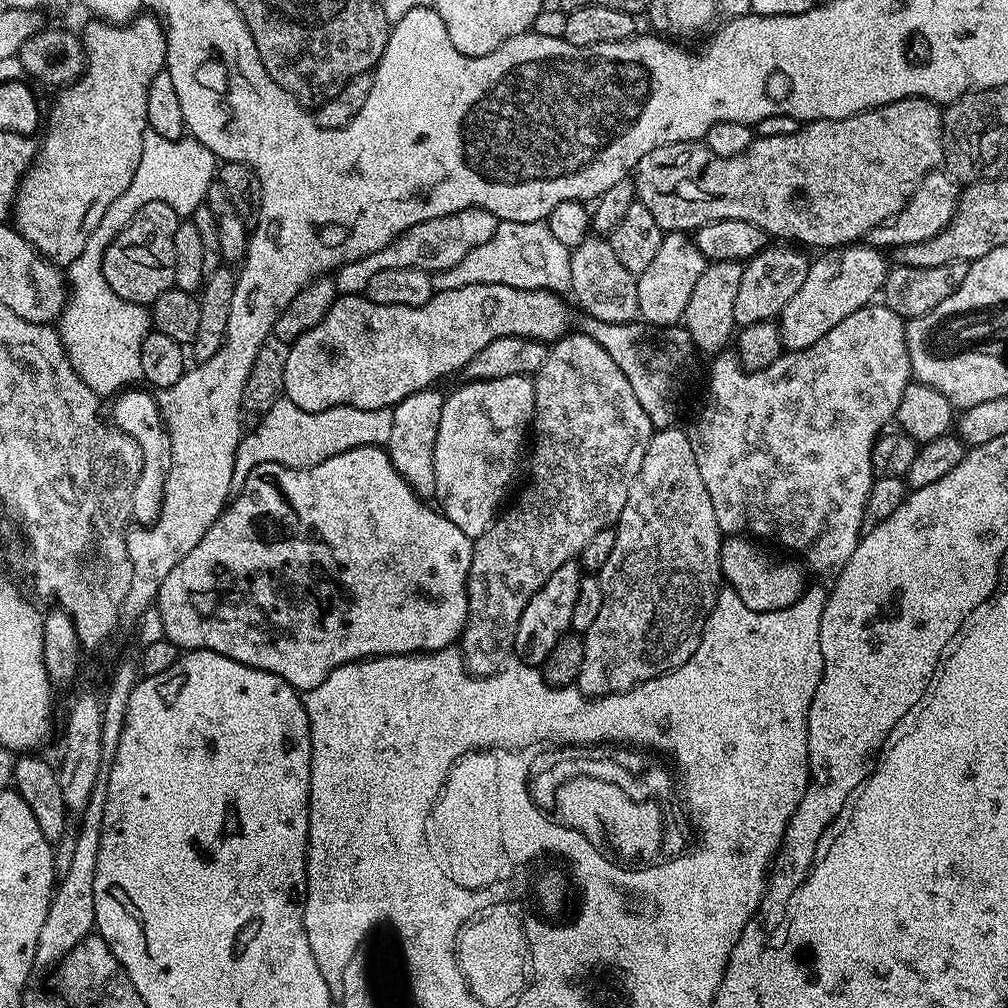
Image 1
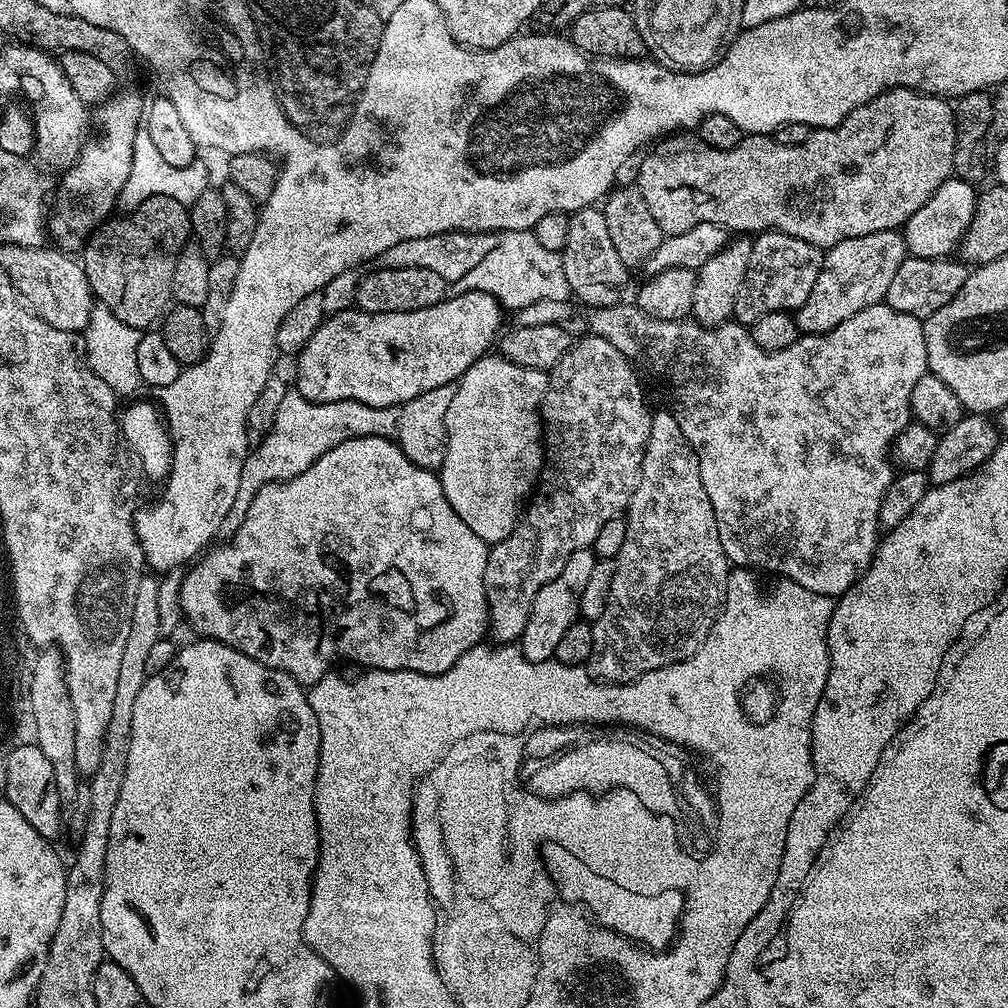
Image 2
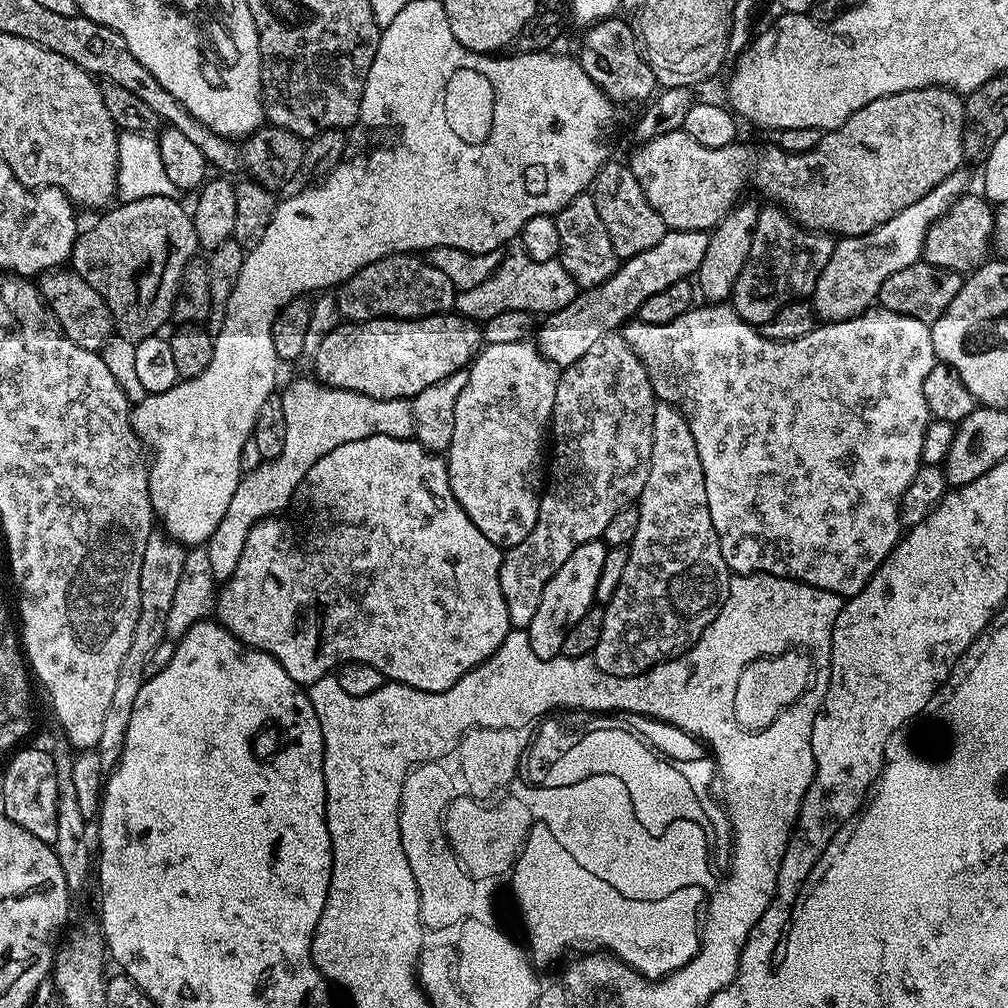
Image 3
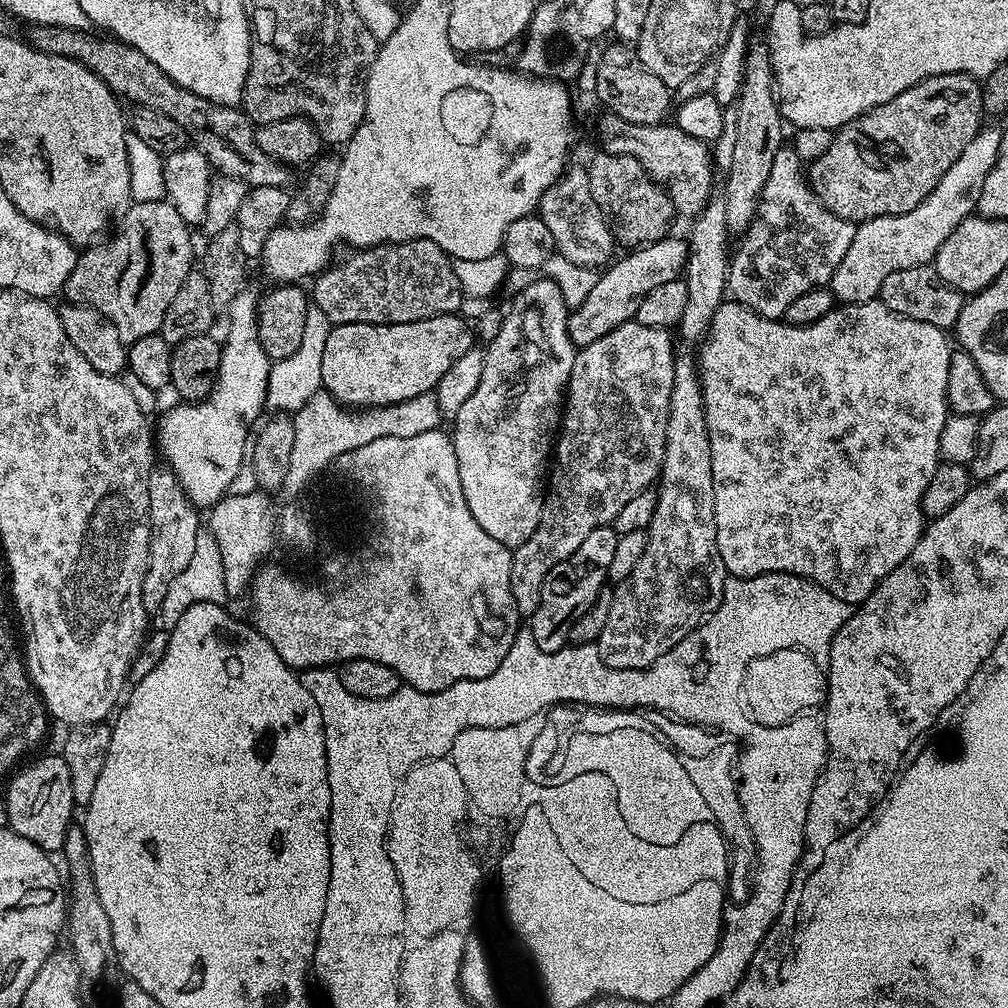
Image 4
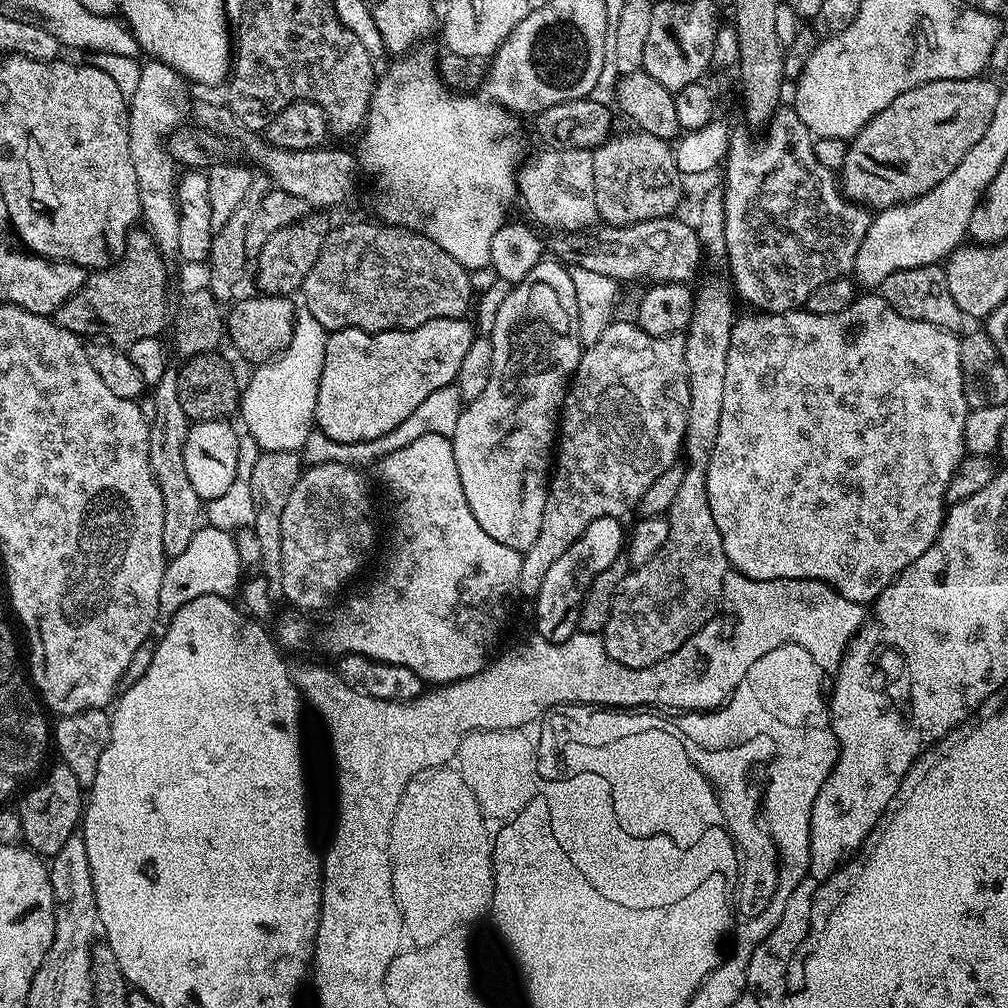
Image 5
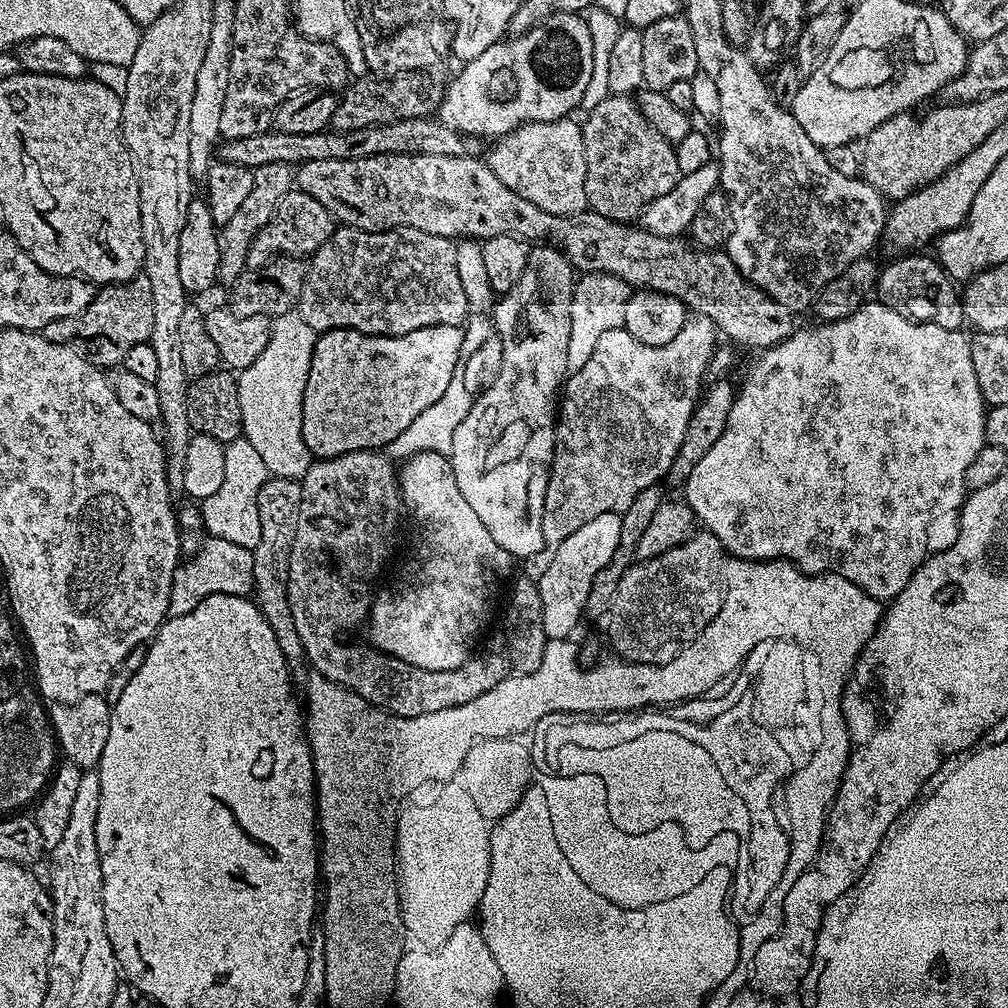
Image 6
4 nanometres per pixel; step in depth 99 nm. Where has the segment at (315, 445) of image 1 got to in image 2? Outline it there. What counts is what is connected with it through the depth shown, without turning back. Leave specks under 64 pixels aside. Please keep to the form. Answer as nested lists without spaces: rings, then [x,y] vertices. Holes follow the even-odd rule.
[[[289,390],[278,406],[274,426],[269,432],[263,433],[260,444],[251,449],[244,459],[242,478],[238,478],[238,495],[234,498],[234,506],[230,506],[230,514],[222,518],[219,535],[231,538],[238,531],[242,526],[242,518],[246,518],[246,510],[254,494],[258,494],[262,486],[283,482],[310,470],[310,466],[314,466],[314,462],[318,462],[322,454],[334,450],[334,446],[342,442],[367,436],[395,437],[399,417],[400,413],[396,408],[366,406],[353,400],[319,404],[310,402],[298,391]]]

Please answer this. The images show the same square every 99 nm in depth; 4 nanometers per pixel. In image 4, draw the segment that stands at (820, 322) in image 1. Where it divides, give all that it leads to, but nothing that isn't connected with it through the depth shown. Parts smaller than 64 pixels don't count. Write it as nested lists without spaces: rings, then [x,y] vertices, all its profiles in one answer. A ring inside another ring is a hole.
[[[981,127],[979,134],[970,142],[970,146],[962,150],[958,162],[954,162],[954,166],[946,170],[942,182],[938,182],[938,186],[934,186],[934,190],[930,190],[928,197],[918,206],[914,206],[914,210],[906,214],[883,216],[856,224],[854,242],[850,242],[850,250],[846,250],[842,262],[838,262],[838,270],[834,270],[830,285],[841,305],[861,304],[867,300],[877,299],[882,290],[882,282],[886,282],[886,278],[894,270],[906,270],[910,266],[935,261],[936,251],[940,249],[942,242],[946,242],[946,238],[950,238],[950,234],[954,234],[954,226],[958,226],[958,222],[962,222],[976,212],[976,203],[982,194],[982,186],[986,186],[986,174],[994,170],[994,162],[998,158],[998,150],[1002,146],[1004,135],[1001,129]]]

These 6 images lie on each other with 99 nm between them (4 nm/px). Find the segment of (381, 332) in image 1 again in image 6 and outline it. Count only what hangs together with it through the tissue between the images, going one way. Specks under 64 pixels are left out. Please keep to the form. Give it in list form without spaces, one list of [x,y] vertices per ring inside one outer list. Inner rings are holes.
[[[443,324],[401,336],[371,336],[349,328],[319,333],[302,402],[302,438],[313,457],[341,456],[363,448],[380,450],[398,438],[426,406],[434,406],[434,402],[446,394],[454,370],[462,364],[460,351],[464,348],[464,330],[458,324]]]

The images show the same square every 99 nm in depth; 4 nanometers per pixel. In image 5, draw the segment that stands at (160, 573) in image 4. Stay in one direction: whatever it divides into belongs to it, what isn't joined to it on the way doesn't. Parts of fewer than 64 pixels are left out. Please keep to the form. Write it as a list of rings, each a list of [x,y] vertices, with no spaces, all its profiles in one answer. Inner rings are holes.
[[[169,366],[166,374],[158,378],[150,392],[154,402],[154,418],[148,425],[150,434],[150,470],[156,475],[158,491],[162,494],[162,546],[165,557],[171,558],[182,554],[201,528],[202,517],[206,512],[205,501],[200,499],[198,490],[190,483],[186,474],[186,458],[184,447],[188,437],[190,421],[186,410],[182,410],[182,402],[178,402],[177,369]]]

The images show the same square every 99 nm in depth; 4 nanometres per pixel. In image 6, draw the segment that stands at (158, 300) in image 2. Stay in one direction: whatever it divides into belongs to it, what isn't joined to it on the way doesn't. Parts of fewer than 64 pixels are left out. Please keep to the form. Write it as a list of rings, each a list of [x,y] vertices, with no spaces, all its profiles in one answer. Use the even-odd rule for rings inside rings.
[[[142,274],[135,276],[124,284],[105,284],[97,291],[96,297],[86,306],[86,310],[77,316],[70,318],[58,318],[54,322],[46,322],[43,328],[44,337],[50,342],[65,344],[71,348],[77,348],[83,352],[93,364],[104,370],[112,370],[123,365],[127,352],[138,346],[151,341],[154,330],[154,302],[150,298],[150,282]]]

